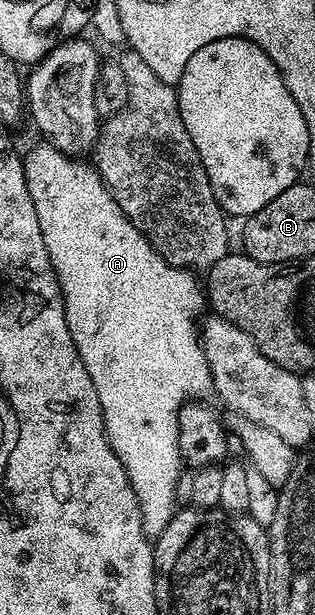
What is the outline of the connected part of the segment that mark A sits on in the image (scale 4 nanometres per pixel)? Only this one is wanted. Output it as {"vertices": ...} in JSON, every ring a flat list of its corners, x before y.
{"vertices":[[46,141,40,142,40,144,40,147,33,148,28,155,25,155,23,172,25,181,29,185,29,197,33,197,33,209,37,209,37,221,41,225,41,233,45,237,45,249,49,249,51,264,63,290,63,304,69,333,73,337,73,345,77,345,77,353,81,357,85,369,89,369,89,377,93,377,93,389,97,389,97,401,101,401,101,413,109,445,121,461,121,465,133,485,133,493,137,493,137,505,141,509,143,532,149,537,158,537,165,529,165,525,169,525,171,516,177,510,175,490,179,487,179,470,184,470,185,467,179,454,179,442,177,441,179,408,188,401,202,400,203,394,212,390,211,370,203,352,201,331,197,326,197,320,200,318,199,310,205,307,205,291,200,280,198,283,195,280,198,278,188,268,174,267,162,255,155,252,155,246,136,229,133,221,129,221,129,217,121,209,121,205,117,205,117,201,111,196,111,190,103,184,103,178,99,176,99,172,95,170,94,166,87,164,86,167,82,163,84,161,82,158,66,155]]}

